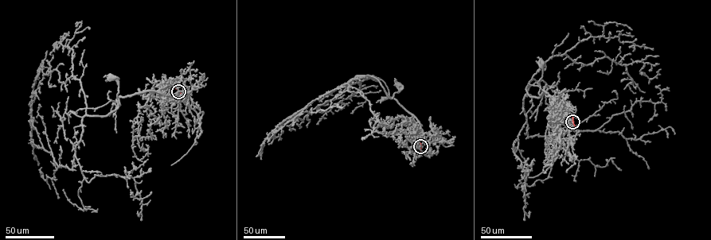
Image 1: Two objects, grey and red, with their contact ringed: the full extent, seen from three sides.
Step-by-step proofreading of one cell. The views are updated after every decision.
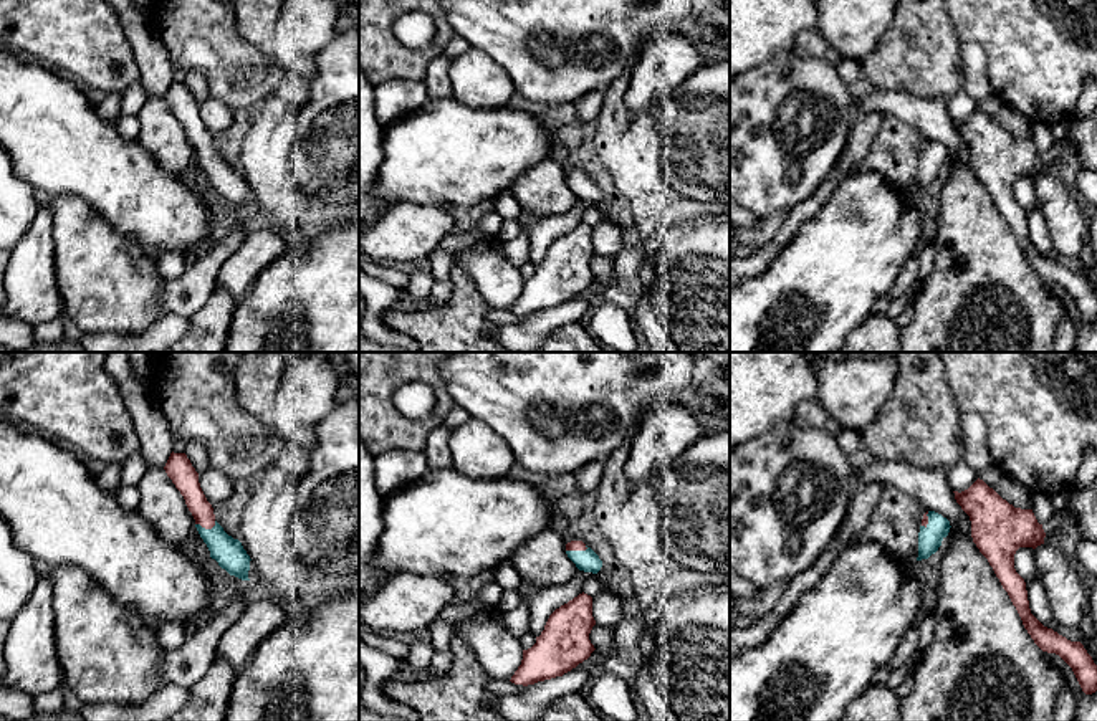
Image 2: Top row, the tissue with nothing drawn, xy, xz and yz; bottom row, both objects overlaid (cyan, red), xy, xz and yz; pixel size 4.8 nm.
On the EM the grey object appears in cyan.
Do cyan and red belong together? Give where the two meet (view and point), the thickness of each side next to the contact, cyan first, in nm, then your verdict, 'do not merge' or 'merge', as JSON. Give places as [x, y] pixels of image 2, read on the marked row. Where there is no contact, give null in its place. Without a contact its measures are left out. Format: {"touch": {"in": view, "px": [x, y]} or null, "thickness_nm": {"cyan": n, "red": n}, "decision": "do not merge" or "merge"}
{"touch": {"in": "xy", "px": [204, 528]}, "thickness_nm": {"cyan": 150, "red": 120}, "decision": "merge"}

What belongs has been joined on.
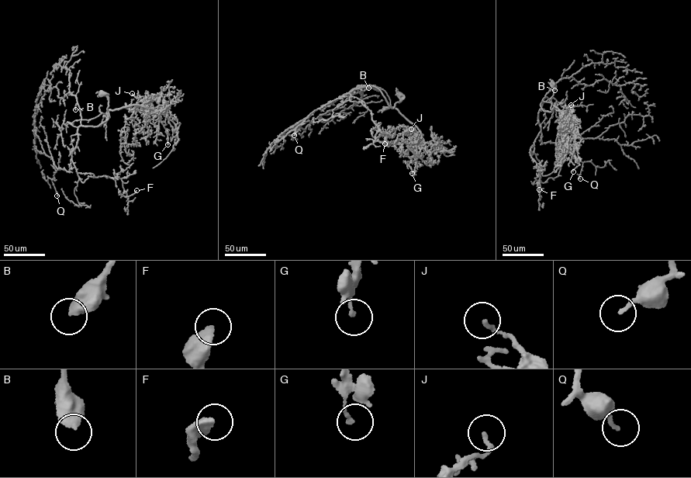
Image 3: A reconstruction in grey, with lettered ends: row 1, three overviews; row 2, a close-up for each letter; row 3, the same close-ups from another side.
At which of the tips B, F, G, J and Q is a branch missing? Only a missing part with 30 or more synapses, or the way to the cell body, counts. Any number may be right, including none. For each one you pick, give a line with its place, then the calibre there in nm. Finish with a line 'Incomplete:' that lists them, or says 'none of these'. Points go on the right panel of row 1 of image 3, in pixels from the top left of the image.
Incomplete: none of these

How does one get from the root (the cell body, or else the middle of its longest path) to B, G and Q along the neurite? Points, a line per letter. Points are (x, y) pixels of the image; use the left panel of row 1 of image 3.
B: (102, 94), (108, 100), (109, 116), (99, 125), (81, 125), (77, 103), (75, 109)
G: (102, 94), (108, 100), (108, 116), (109, 110), (131, 105), (154, 109), (166, 129), (167, 144)
Q: (102, 94), (108, 100), (109, 117), (98, 126), (78, 127), (69, 170), (60, 168), (53, 172), (57, 195)

